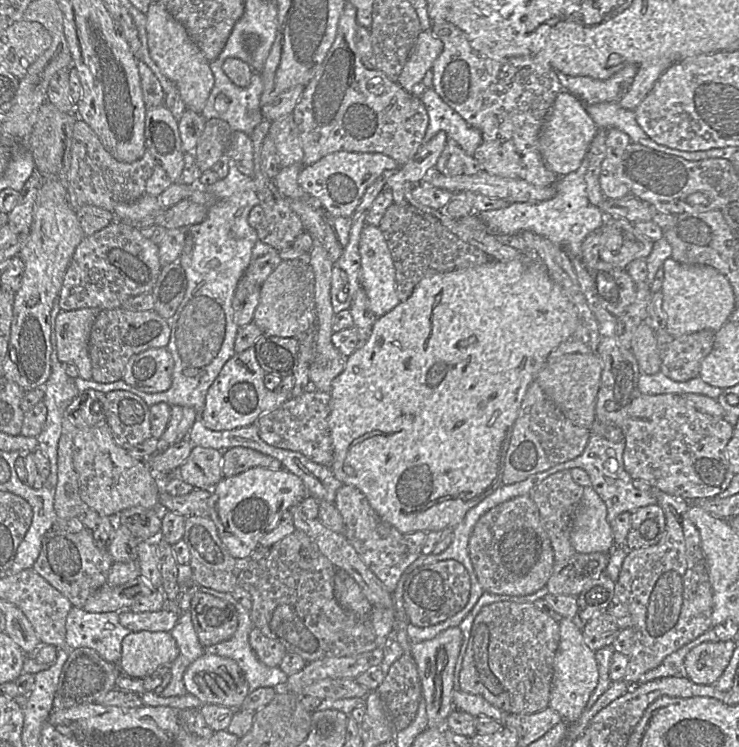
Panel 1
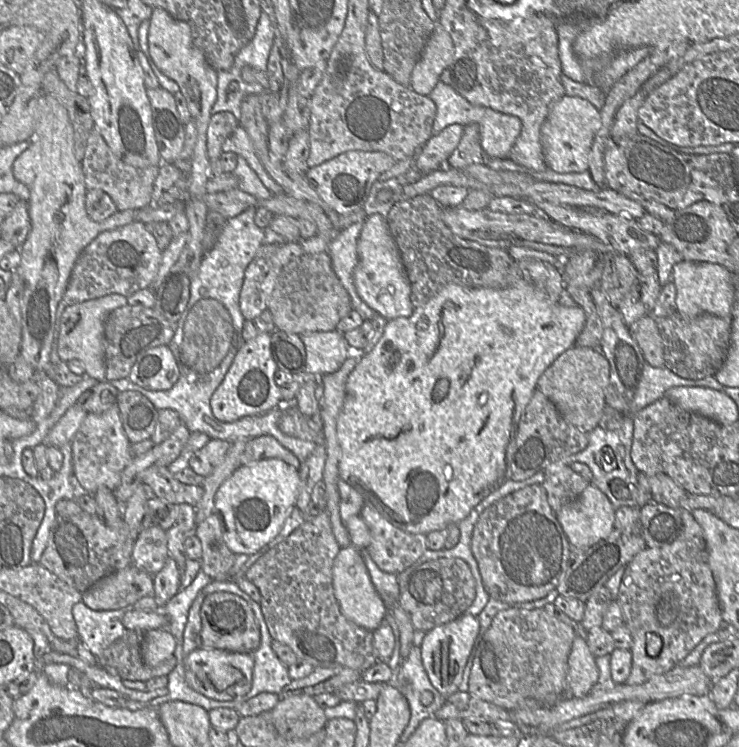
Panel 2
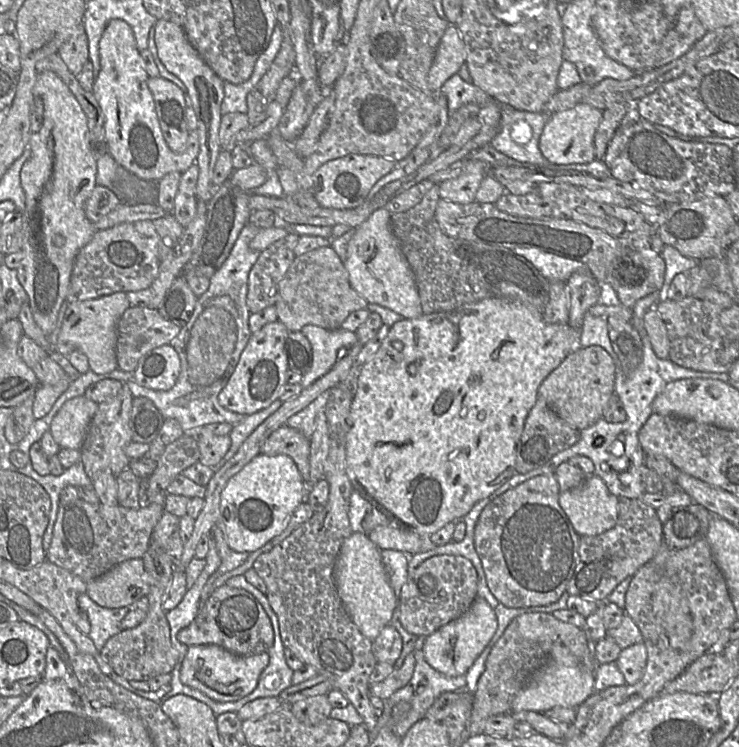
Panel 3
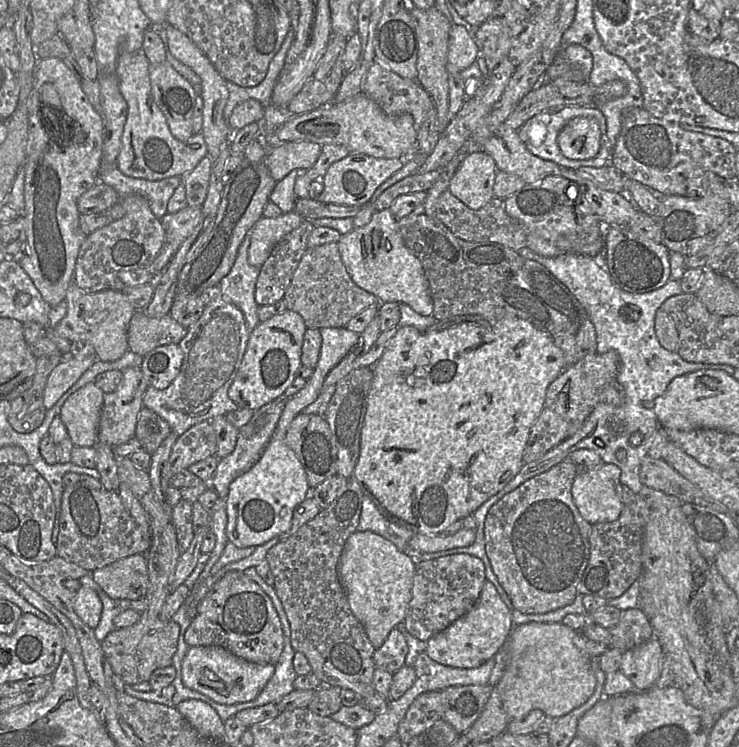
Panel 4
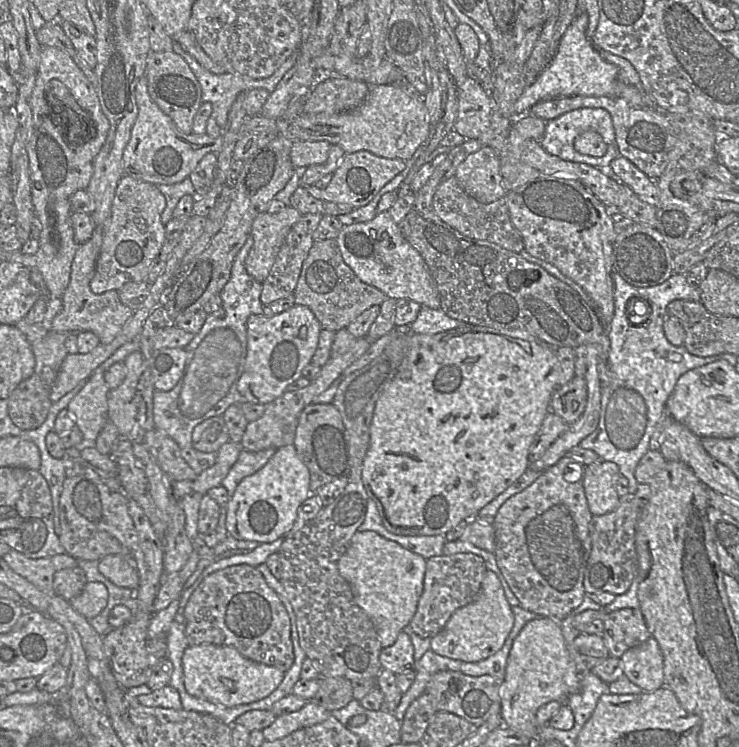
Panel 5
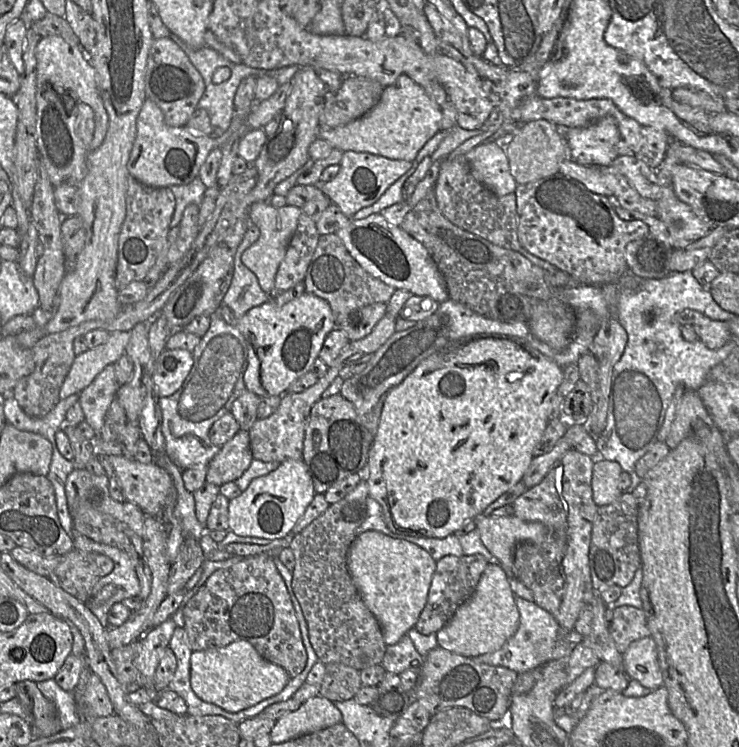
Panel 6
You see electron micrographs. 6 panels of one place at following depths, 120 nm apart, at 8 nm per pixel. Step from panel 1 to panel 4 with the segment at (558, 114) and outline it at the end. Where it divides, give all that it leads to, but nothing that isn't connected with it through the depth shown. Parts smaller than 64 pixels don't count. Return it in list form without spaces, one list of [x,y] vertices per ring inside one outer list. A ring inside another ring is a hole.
[[[574,118],[559,133],[557,144],[561,153],[568,159],[593,158],[601,148],[599,124],[593,118]]]

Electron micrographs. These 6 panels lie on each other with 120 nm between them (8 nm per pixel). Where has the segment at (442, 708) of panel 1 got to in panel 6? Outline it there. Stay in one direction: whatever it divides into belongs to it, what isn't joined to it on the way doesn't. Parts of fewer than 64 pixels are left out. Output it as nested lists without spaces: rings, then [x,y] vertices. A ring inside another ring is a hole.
[[[488,563],[472,596],[436,633],[437,644],[461,656],[477,657],[500,649],[516,633],[518,626],[519,611],[509,585],[509,577],[500,564]]]

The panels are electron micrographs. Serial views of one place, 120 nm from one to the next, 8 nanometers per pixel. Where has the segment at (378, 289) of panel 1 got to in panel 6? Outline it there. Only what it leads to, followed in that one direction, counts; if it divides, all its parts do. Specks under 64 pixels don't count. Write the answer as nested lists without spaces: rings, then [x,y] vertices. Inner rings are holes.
[[[380,213],[372,214],[360,220],[349,219],[349,223],[339,229],[336,235],[342,240],[350,255],[361,267],[385,284],[394,287],[396,290],[407,290],[412,295],[430,297],[439,303],[449,299],[444,277],[427,249],[399,226],[389,224]]]

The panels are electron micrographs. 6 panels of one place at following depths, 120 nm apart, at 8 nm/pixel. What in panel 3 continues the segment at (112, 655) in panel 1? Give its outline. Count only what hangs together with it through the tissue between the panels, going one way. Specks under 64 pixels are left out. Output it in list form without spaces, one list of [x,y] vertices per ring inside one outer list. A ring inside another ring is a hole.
[[[87,593],[78,597],[78,606],[87,614],[90,622],[88,636],[99,652],[112,636],[121,631],[121,621],[131,605],[111,609],[99,606]]]

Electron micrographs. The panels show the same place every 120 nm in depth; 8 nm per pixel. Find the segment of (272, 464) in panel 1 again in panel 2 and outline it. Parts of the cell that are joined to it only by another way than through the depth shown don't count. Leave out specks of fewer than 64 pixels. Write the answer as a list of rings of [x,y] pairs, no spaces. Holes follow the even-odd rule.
[[[263,435],[248,440],[241,455],[241,465],[268,458],[283,460],[297,470],[299,470],[301,465],[301,461],[291,451],[270,435]]]

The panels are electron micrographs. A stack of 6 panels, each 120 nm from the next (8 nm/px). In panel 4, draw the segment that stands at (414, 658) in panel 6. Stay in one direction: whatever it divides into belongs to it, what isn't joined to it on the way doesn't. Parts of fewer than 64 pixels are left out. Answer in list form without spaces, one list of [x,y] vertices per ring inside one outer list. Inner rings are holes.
[[[395,627],[385,642],[375,650],[373,660],[375,666],[390,673],[405,666],[408,645],[404,635]]]

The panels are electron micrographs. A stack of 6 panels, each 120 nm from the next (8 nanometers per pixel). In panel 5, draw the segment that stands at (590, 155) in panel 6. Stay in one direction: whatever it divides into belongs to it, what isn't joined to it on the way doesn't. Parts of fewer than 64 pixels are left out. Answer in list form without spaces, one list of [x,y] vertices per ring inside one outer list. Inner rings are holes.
[[[579,108],[564,113],[553,120],[546,121],[545,134],[539,144],[551,155],[570,162],[584,163],[600,170],[607,170],[611,162],[619,157],[612,119],[610,114],[603,108]],[[587,130],[597,132],[607,144],[607,151],[602,157],[583,155],[575,150],[573,145],[575,138]]]

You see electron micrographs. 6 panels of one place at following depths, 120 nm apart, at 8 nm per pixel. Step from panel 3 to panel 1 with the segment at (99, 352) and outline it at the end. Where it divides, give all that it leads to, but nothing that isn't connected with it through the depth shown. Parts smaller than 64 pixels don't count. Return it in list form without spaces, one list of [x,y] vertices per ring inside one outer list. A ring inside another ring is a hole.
[[[98,308],[60,311],[55,321],[59,361],[74,364],[79,377],[85,380],[92,379],[88,342],[91,327],[100,311]]]

